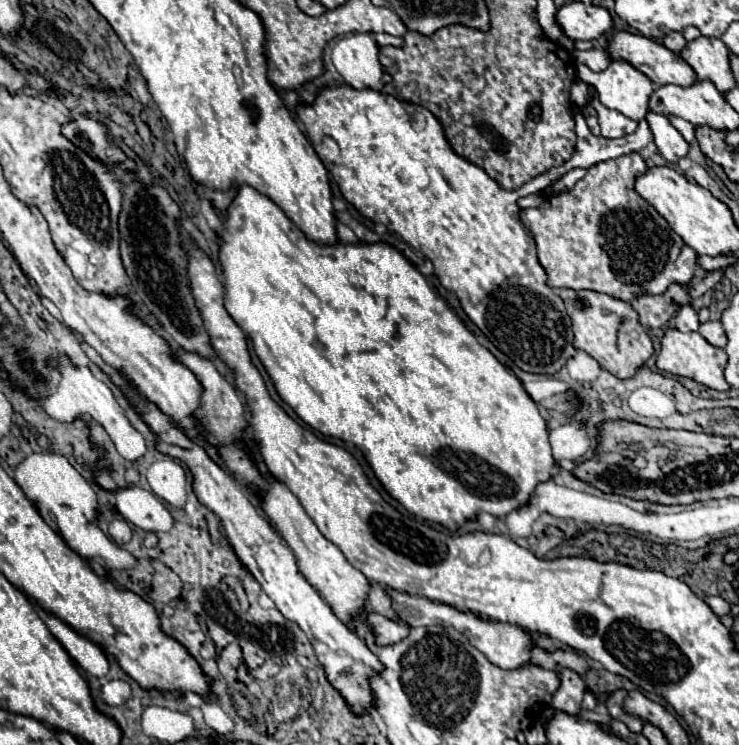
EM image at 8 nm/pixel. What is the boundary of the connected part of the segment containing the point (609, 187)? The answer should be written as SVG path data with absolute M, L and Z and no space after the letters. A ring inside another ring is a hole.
M639 152L593 164L585 178L571 190L545 196L537 208L521 210L521 222L531 232L541 266L547 272L551 288L595 290L619 300L633 300L641 294L663 294L671 284L689 284L697 268L697 253L677 236L667 220L635 192L635 180L647 172L647 162Z

